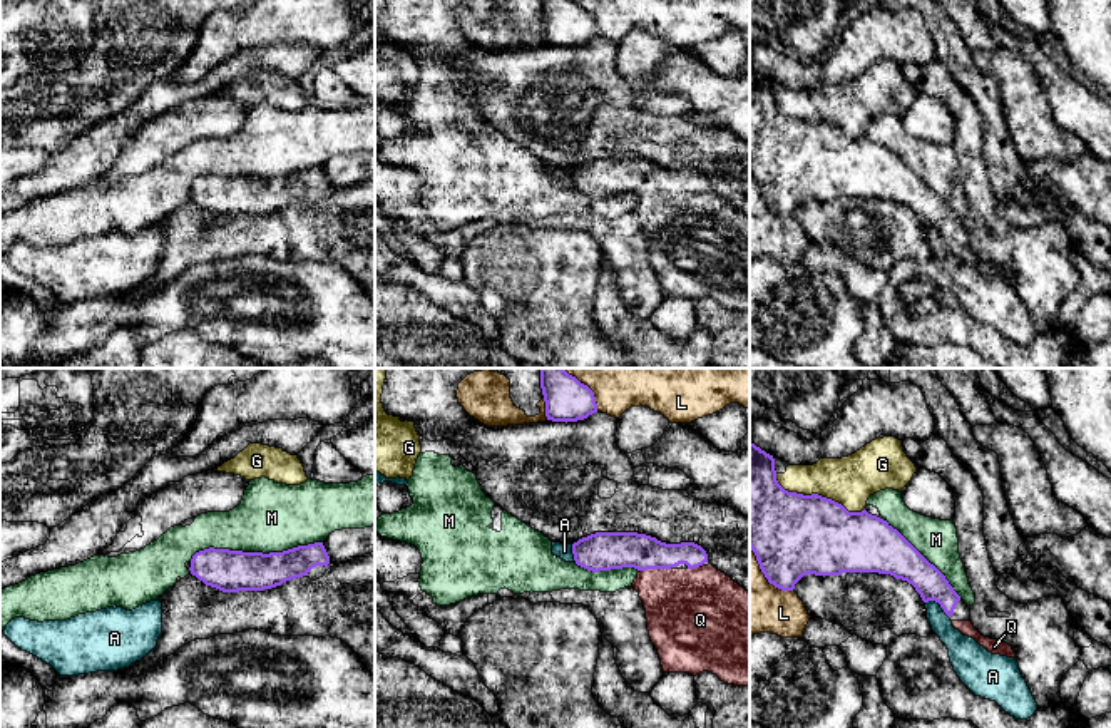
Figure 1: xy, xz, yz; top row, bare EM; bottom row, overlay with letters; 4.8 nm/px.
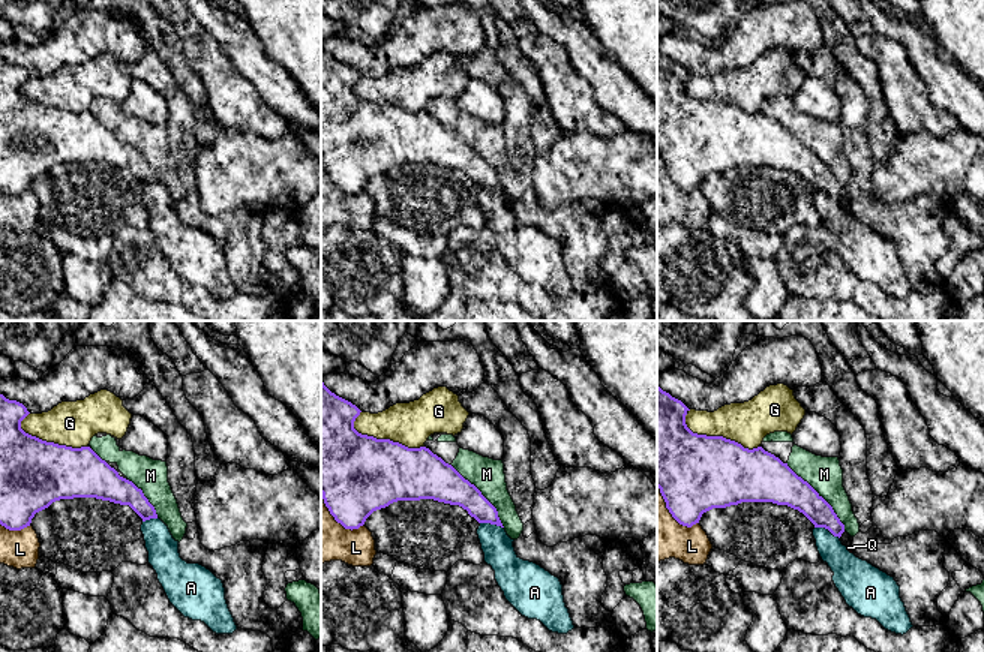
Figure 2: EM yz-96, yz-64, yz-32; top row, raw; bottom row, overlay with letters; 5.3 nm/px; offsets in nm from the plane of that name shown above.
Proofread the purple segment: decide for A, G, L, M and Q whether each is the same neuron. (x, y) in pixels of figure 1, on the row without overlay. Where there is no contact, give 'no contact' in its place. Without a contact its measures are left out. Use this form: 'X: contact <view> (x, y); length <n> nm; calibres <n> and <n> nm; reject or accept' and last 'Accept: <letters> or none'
A: contact yz (939, 228); length 150 nm; calibres 170 and 130 nm; reject
G: contact yz (817, 119); length 460 nm; calibres 400 and 240 nm; reject
L: contact xz (546, 34); length 110 nm; calibres 220 and 190 nm; reject
M: contact xy (255, 178); length 650 nm; calibres 200 and 340 nm; reject
Q: contact xz (655, 193); length 150 nm; calibres 180 and 380 nm; accept
Accept: Q

